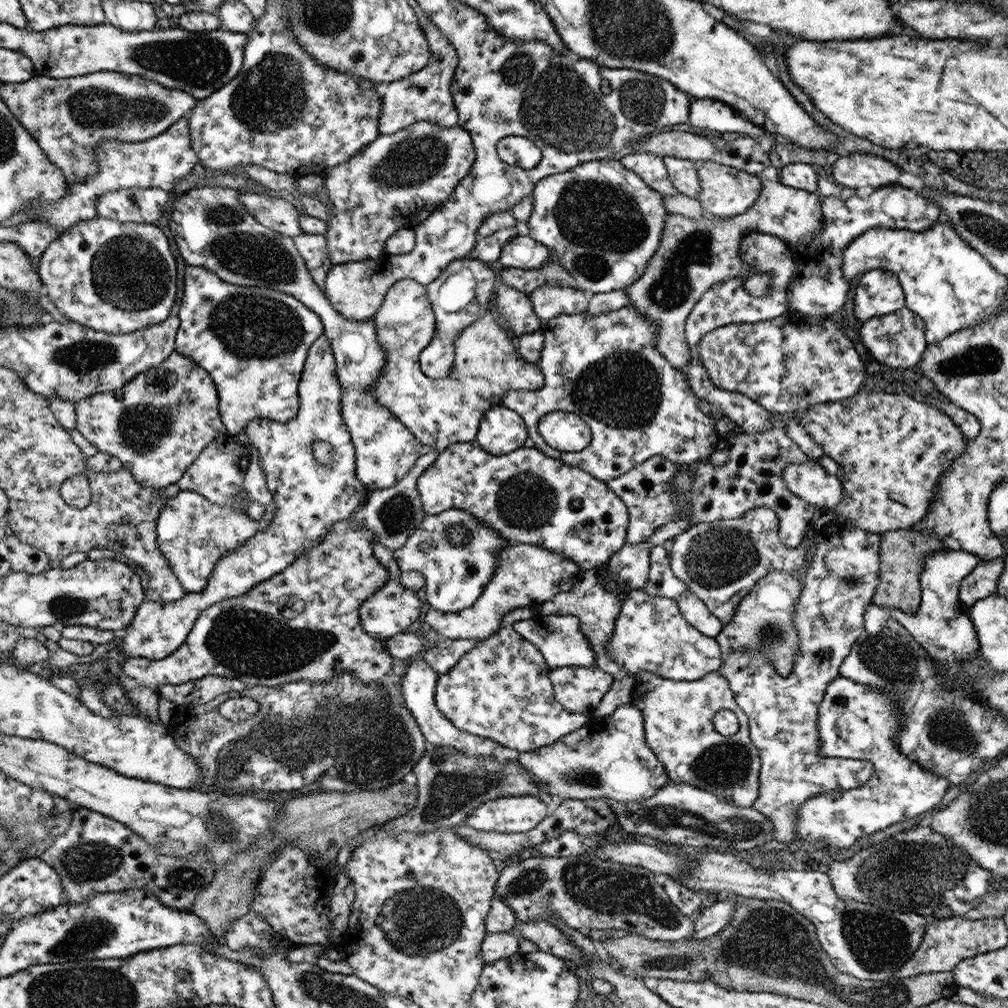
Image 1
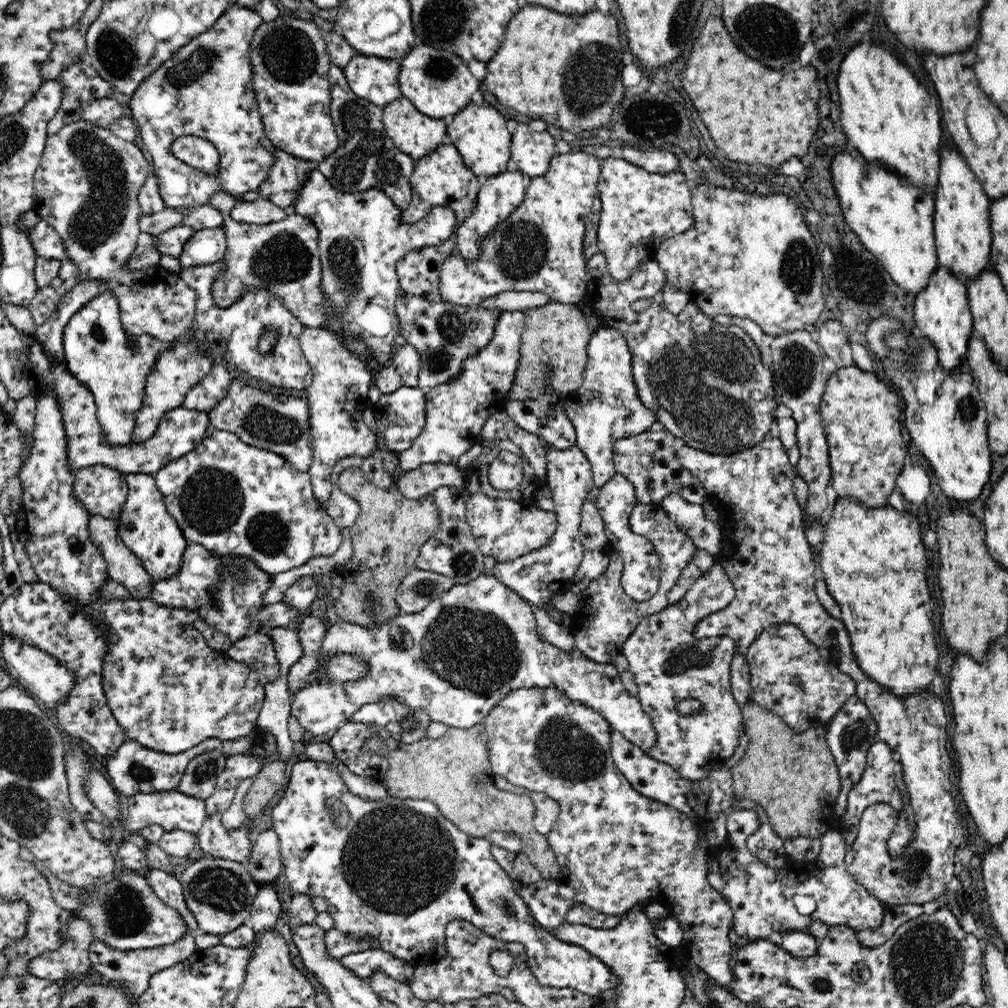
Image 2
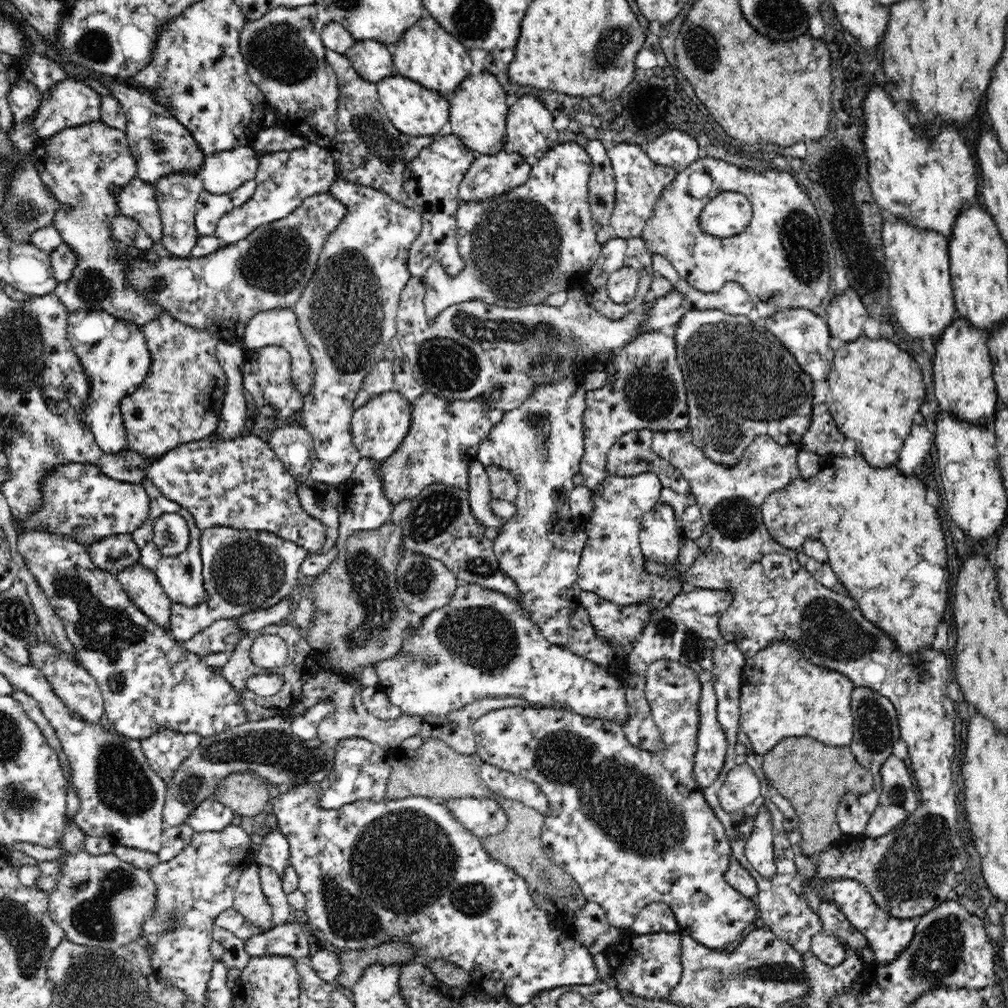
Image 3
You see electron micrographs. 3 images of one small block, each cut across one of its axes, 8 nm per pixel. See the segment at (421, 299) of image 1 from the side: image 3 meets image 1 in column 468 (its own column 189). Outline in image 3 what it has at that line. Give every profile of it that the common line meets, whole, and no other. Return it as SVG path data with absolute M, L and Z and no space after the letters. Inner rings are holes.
M164 313L159 319L142 326L141 331L150 352L149 372L142 385L126 396L120 406L128 439L127 448L150 459L157 459L179 444L202 440L215 433L220 422L227 379L216 357L220 338L209 329L192 328Z

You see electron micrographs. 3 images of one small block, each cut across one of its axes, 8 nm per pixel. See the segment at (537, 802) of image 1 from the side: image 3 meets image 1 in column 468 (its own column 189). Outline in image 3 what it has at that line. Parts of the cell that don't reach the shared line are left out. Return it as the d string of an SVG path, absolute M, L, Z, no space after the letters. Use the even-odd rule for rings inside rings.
M208 797L190 812L185 823L195 832L219 832L230 825L234 812L216 798Z

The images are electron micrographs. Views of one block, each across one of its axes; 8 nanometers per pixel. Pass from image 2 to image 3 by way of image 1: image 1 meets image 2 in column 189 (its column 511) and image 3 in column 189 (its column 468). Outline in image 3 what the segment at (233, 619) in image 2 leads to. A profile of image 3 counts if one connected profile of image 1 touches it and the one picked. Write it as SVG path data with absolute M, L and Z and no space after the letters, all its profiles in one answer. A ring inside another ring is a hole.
M228 527L204 529L199 543L202 584L208 596L196 606L172 602L169 631L180 642L196 637L216 620L237 619L243 614L266 609L289 596L290 589L296 584L295 575L300 572L302 560L311 553L308 549L289 546L284 540L274 539L268 531Z

